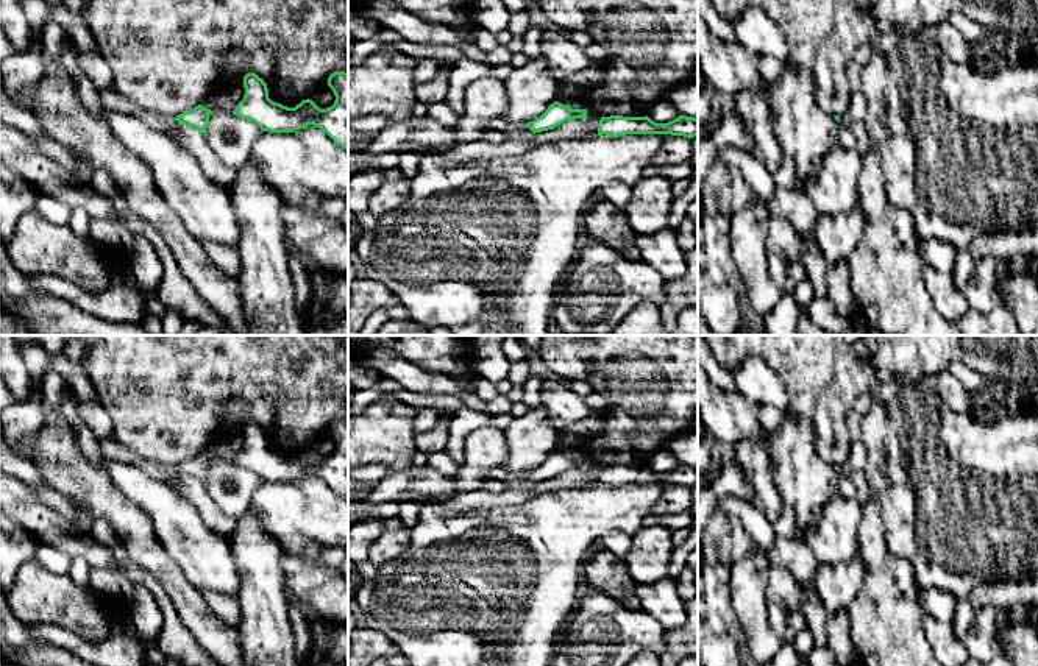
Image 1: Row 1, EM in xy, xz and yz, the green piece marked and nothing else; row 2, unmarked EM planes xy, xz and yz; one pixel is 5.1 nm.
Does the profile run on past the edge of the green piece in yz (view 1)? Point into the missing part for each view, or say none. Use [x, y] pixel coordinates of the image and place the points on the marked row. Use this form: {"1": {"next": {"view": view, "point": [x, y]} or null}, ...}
{"1": {"next": {"view": "yz", "point": [845, 119]}}}

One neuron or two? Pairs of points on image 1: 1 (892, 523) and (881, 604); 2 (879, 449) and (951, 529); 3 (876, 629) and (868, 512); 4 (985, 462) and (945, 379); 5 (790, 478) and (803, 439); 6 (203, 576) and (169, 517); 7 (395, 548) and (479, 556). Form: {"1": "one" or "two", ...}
{"1": "two", "2": "one", "3": "one", "4": "two", "5": "one", "6": "one", "7": "two"}

